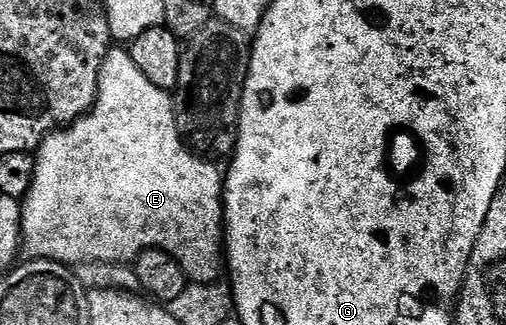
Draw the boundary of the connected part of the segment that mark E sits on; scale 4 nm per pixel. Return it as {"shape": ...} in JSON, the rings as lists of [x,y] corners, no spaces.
{"shape":[[[112,48],[106,54],[106,59],[100,72],[98,98],[94,101],[87,114],[68,126],[55,130],[47,136],[36,151],[34,160],[34,183],[22,202],[22,244],[25,257],[30,260],[45,260],[61,262],[64,266],[81,268],[91,262],[113,262],[115,264],[130,264],[139,258],[146,250],[163,250],[168,252],[184,268],[187,279],[194,284],[214,284],[219,281],[218,273],[224,270],[224,174],[217,170],[215,163],[203,160],[182,143],[178,131],[178,116],[174,108],[174,99],[167,91],[156,88],[136,63],[132,61],[129,49]]]}

